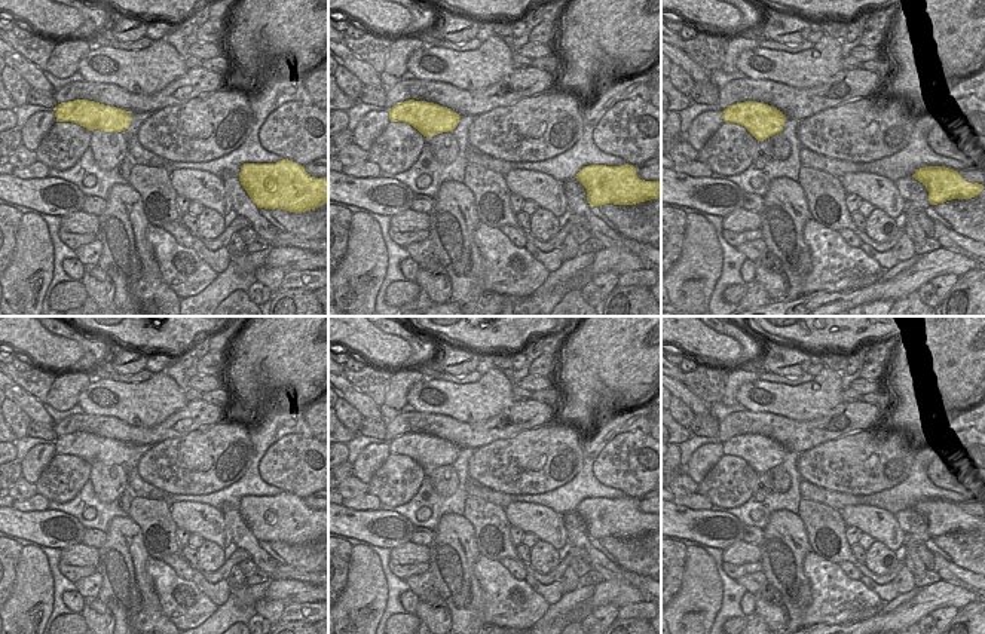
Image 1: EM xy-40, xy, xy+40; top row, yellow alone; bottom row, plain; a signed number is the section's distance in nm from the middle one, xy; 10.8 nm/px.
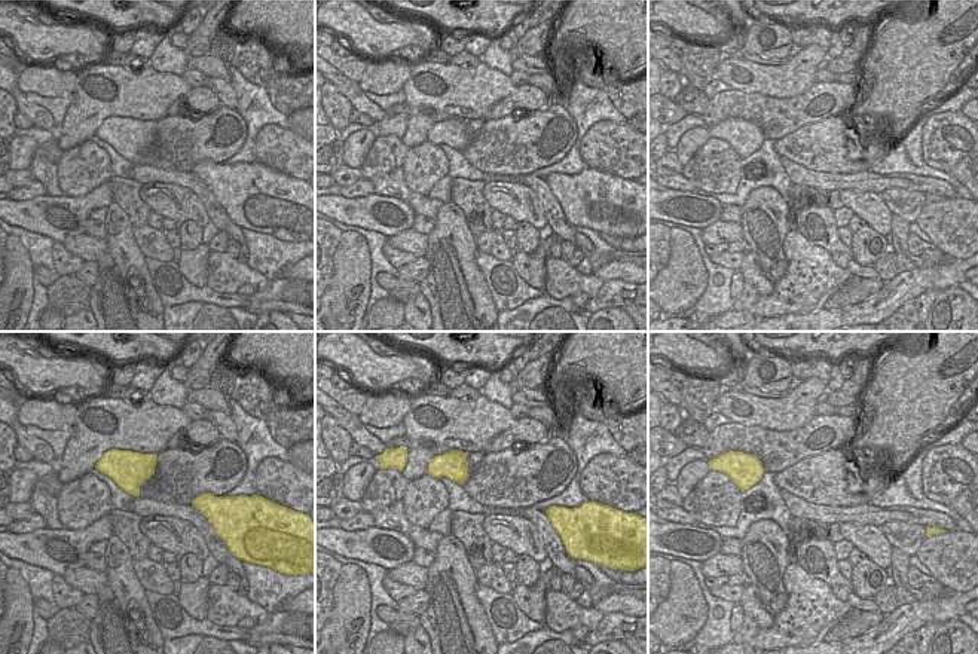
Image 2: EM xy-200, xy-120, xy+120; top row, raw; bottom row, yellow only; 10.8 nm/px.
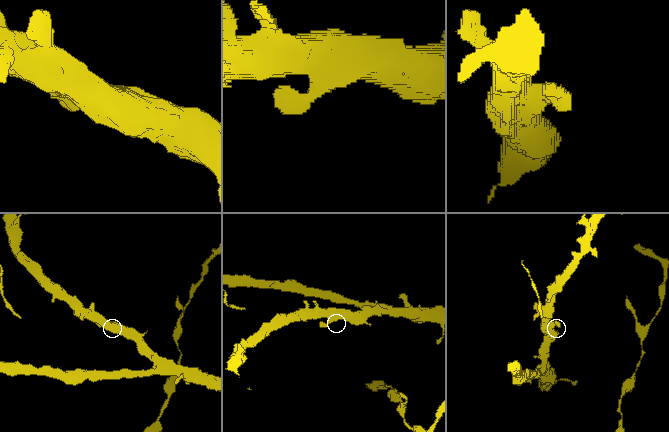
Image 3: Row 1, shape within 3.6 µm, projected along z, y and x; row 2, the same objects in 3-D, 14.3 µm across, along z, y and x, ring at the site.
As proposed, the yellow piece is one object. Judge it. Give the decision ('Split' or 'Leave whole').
Leave whole.

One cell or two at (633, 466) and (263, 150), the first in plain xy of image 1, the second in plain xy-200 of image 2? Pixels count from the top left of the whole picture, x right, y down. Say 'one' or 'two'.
one

